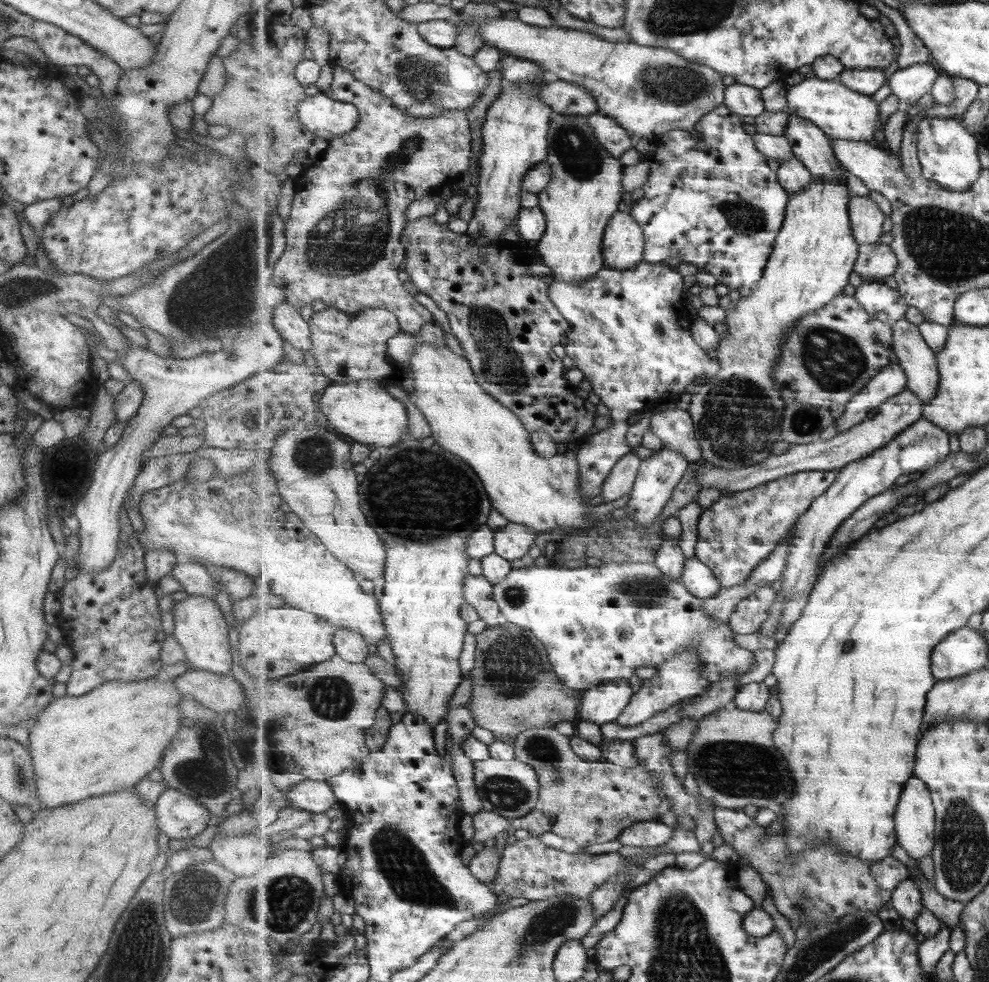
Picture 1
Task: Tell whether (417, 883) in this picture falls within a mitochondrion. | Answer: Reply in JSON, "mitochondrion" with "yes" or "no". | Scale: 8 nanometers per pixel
{"mitochondrion":"yes"}

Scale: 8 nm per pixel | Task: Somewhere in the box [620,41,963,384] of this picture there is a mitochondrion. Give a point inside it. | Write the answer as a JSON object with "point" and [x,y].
{"point":[668,82]}

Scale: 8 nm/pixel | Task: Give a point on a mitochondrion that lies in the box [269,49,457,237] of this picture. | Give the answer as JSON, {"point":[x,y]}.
{"point":[422,82]}

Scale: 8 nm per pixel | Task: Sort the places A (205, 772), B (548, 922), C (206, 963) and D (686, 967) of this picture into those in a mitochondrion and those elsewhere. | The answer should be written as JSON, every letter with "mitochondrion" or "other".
{"A":"mitochondrion","B":"mitochondrion","C":"other","D":"mitochondrion"}

